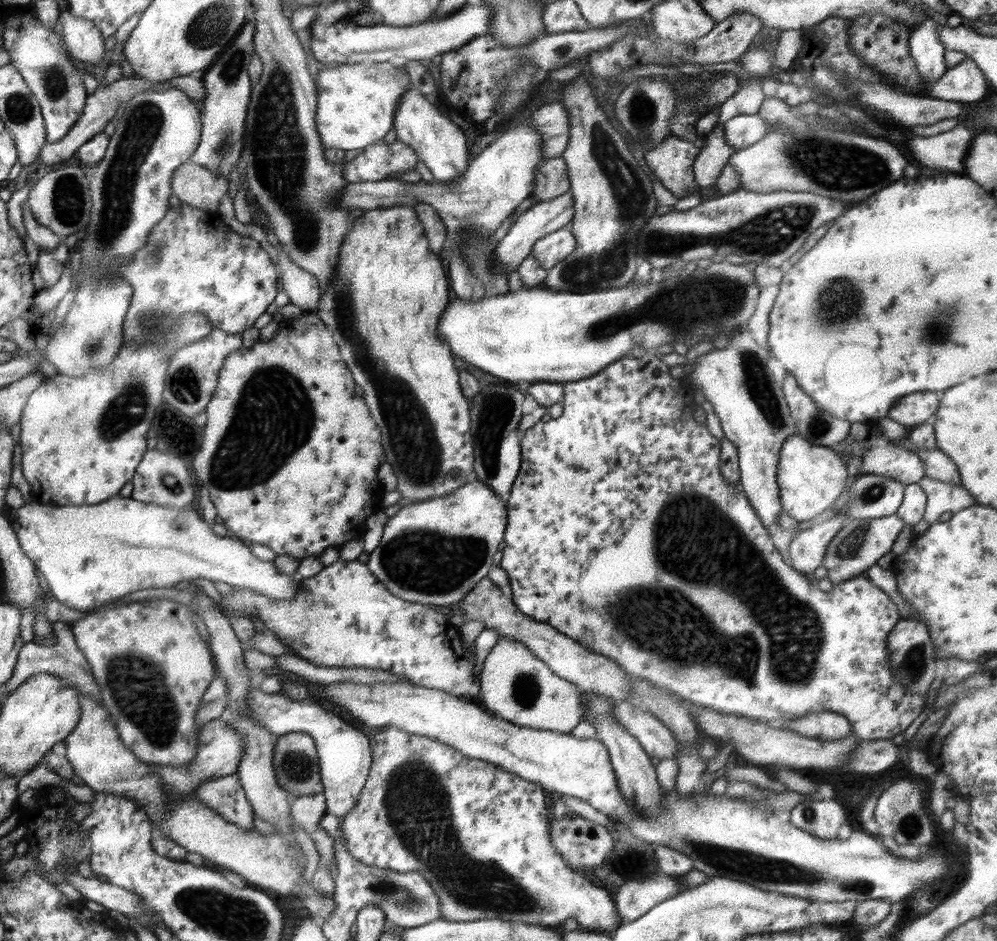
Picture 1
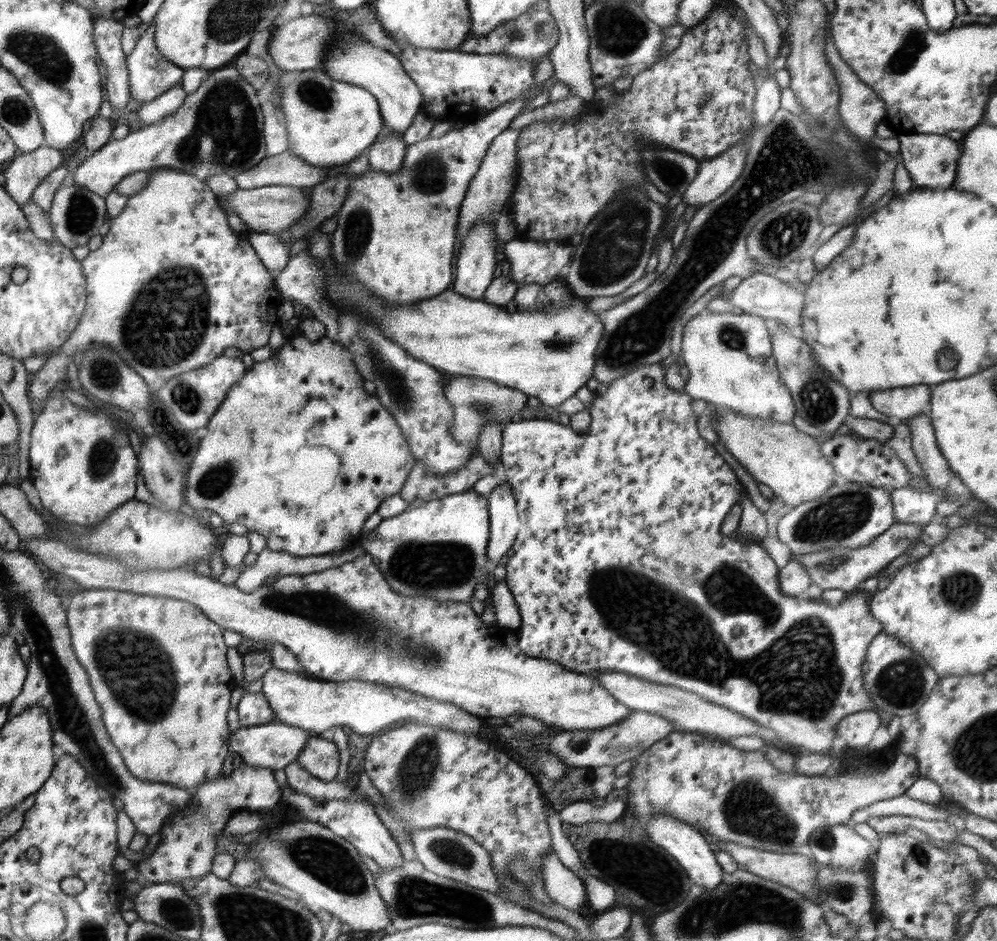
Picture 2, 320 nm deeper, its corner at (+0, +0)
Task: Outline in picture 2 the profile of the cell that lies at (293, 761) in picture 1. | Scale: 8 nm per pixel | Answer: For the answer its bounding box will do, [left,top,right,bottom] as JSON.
[296,733,340,782]

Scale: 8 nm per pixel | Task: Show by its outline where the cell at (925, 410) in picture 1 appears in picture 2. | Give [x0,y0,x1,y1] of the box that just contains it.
[868,385,931,423]

